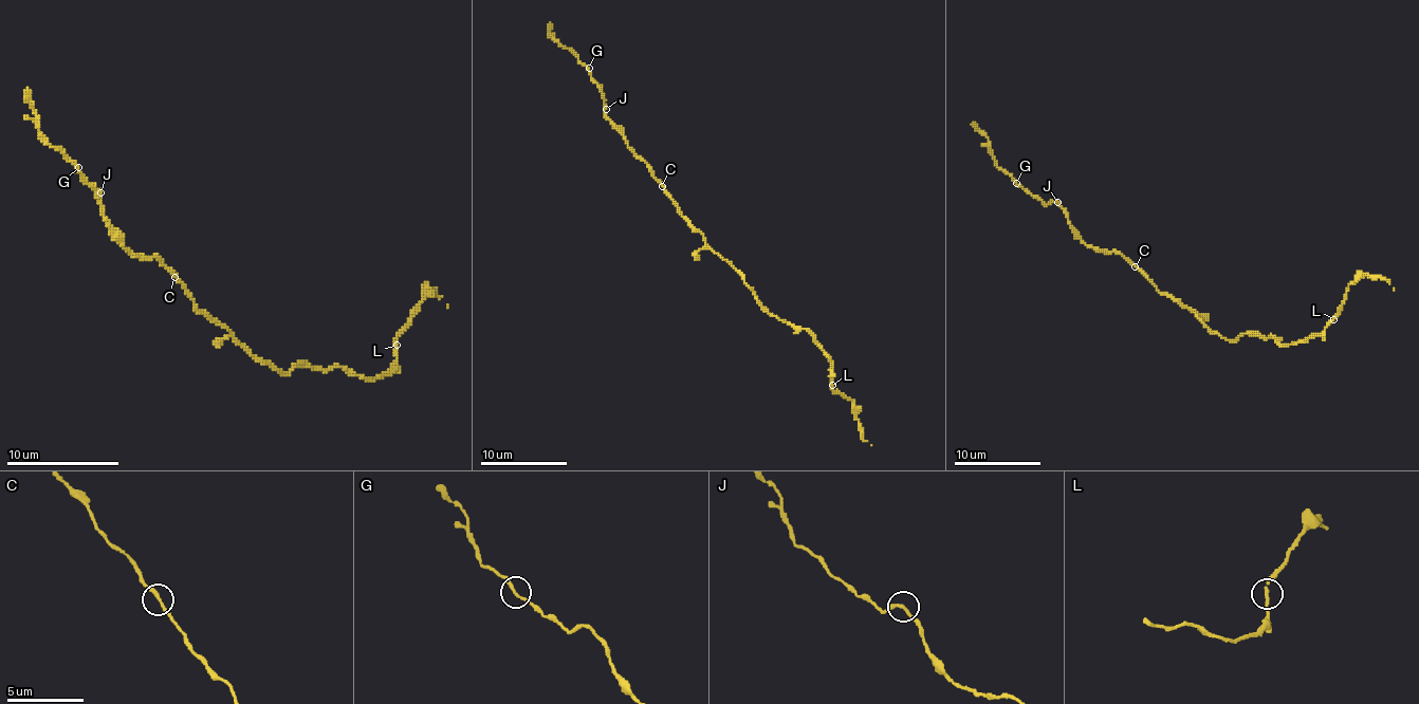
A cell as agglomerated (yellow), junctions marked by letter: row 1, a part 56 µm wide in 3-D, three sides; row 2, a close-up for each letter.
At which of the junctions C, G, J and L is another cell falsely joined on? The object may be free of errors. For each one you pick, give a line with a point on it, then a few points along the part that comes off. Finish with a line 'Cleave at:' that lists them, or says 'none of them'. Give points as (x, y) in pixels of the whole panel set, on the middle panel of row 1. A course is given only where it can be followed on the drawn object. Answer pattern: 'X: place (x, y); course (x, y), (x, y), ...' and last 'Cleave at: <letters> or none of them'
Cleave at: none of them

